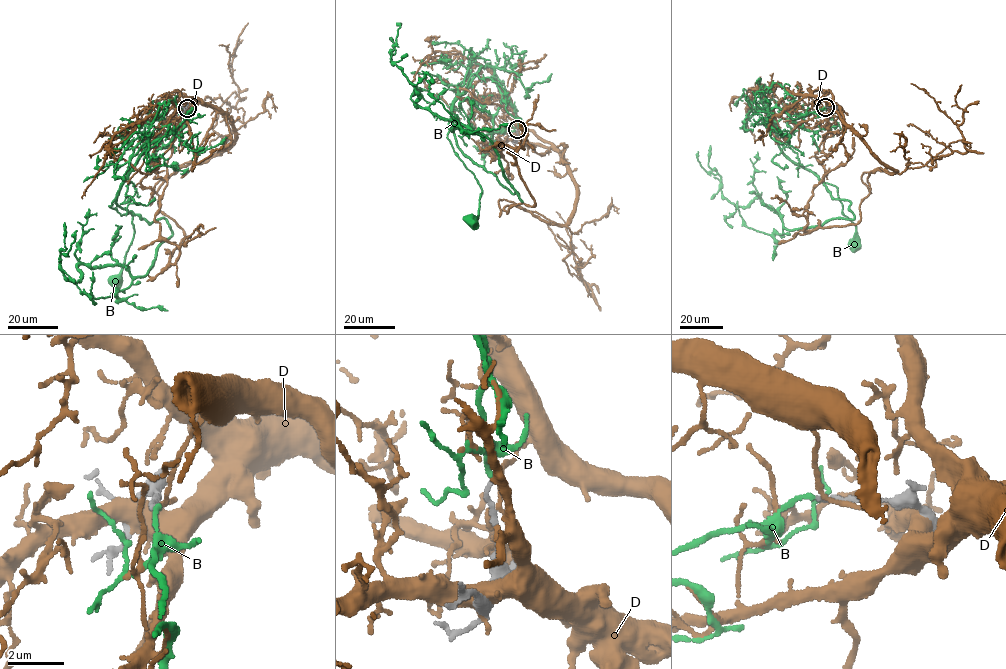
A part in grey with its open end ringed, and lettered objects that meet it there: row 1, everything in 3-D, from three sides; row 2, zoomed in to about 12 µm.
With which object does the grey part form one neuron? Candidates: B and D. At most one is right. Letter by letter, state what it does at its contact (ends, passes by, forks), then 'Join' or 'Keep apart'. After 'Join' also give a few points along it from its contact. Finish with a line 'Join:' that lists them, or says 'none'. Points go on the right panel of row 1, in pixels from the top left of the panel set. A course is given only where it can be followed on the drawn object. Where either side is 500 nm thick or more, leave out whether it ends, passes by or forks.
B: It ends there. Join. Its course: (825, 107), (796, 119), (778, 107), (764, 110), (781, 151), (837, 188), (843, 214), (855, 225), (853, 244)
D: It ends there. Keep apart
Join: B

